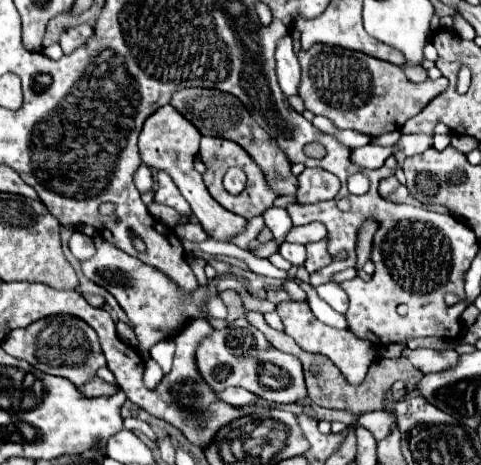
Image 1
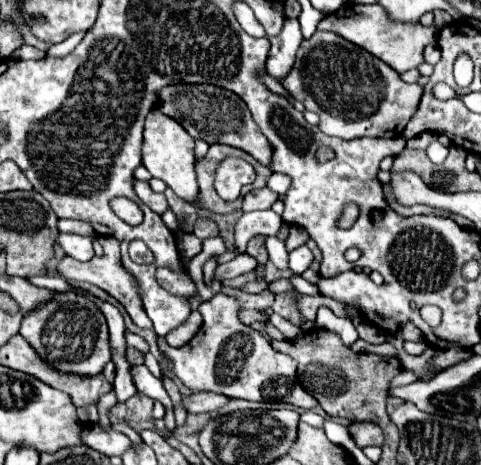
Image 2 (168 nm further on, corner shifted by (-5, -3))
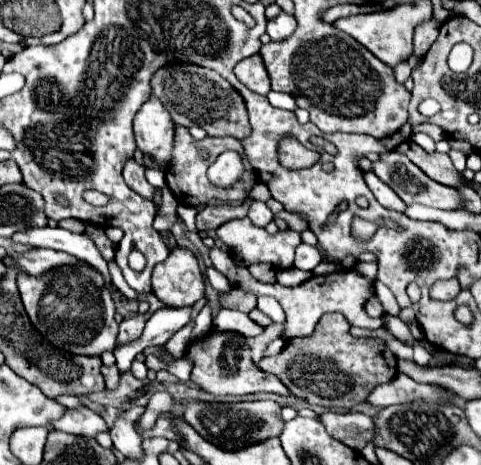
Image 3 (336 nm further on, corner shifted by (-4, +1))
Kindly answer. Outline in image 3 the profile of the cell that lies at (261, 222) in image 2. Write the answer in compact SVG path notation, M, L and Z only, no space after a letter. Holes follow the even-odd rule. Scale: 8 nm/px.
M253 202L247 216L249 216L251 222L257 224L257 226L267 226L267 224L273 220L273 214L271 214L271 210L267 208L265 202Z

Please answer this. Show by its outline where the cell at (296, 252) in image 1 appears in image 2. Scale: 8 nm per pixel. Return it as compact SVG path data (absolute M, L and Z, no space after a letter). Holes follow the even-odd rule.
M300 246L290 252L290 270L294 274L302 274L310 264L312 264L312 252L308 250L308 246Z

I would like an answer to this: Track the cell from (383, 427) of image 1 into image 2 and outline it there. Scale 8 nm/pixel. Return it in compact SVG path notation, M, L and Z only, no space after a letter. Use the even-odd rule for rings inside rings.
M362 422L362 424L350 424L350 434L356 442L356 446L364 448L364 446L382 446L384 444L384 432L378 424L368 424L368 422Z

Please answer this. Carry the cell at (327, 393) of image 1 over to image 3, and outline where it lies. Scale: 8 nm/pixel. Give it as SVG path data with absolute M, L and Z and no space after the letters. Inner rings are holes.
M339 312L325 314L313 336L303 340L291 340L275 358L263 358L257 366L283 380L291 394L309 404L321 404L325 408L351 408L365 402L369 392L395 378L395 354L381 338L355 338L351 336L351 324Z

